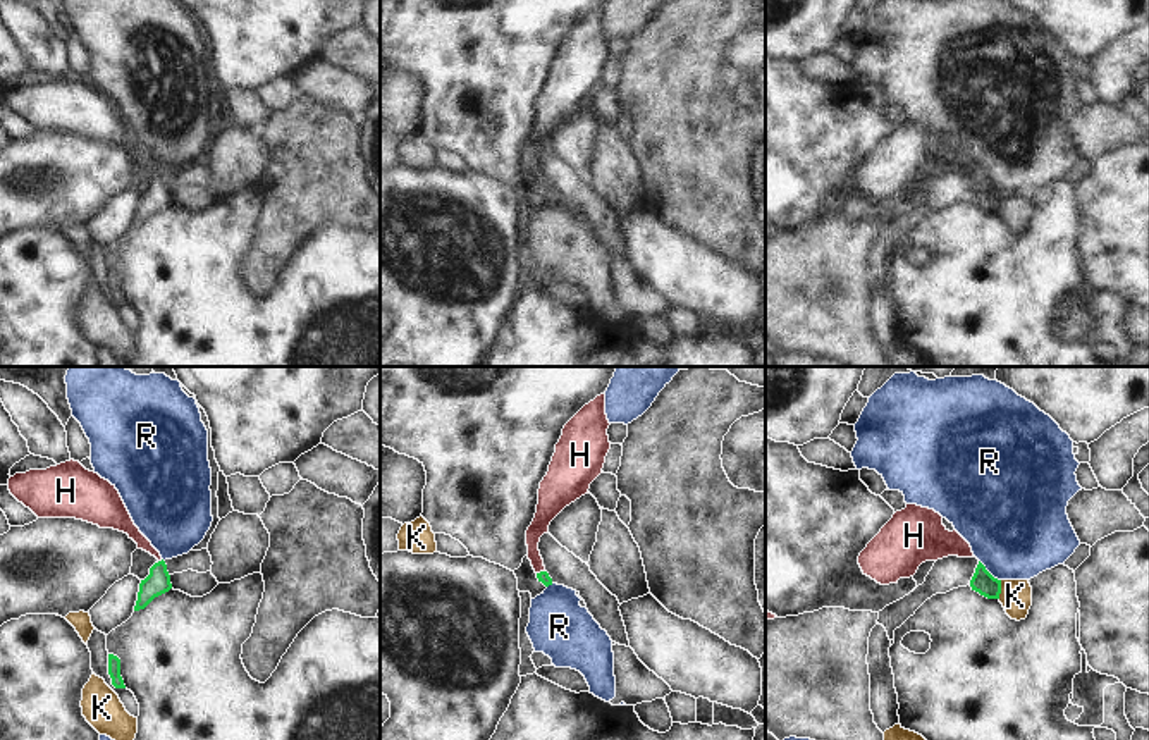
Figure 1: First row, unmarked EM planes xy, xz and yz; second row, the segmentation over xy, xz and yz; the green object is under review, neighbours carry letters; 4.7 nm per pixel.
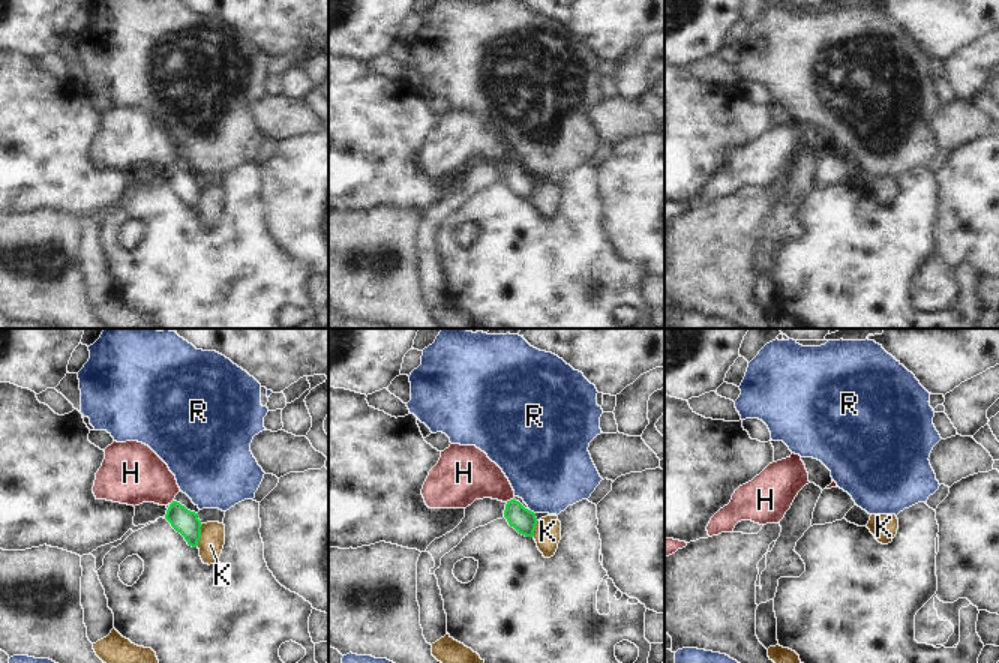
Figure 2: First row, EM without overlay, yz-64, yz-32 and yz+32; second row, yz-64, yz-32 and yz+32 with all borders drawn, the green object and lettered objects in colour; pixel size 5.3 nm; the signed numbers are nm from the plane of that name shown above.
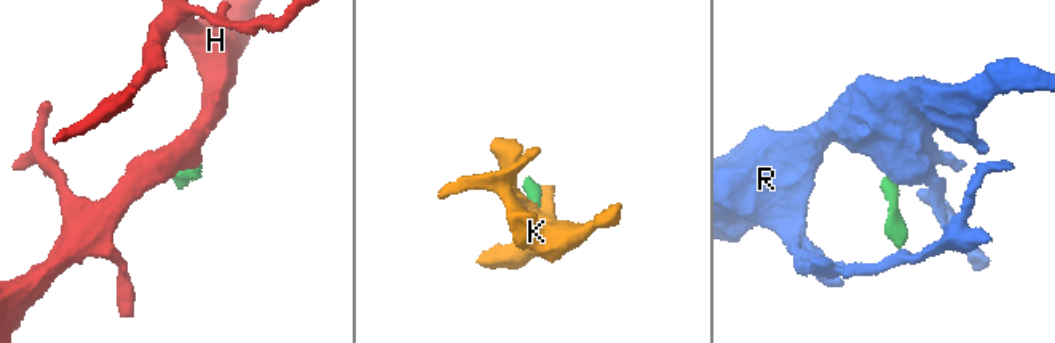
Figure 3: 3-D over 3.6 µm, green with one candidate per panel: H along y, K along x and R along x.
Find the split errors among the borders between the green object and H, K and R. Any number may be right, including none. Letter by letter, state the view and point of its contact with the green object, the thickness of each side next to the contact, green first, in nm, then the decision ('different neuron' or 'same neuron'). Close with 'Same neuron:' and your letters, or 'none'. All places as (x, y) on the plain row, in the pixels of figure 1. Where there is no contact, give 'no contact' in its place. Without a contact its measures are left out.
H: xy (162, 174) | 110/80 nm | same neuron
K: yz (1000, 203) | 110/150 nm | different neuron
R: yz (988, 186) | 110/480 nm | different neuron
Same neuron: H

